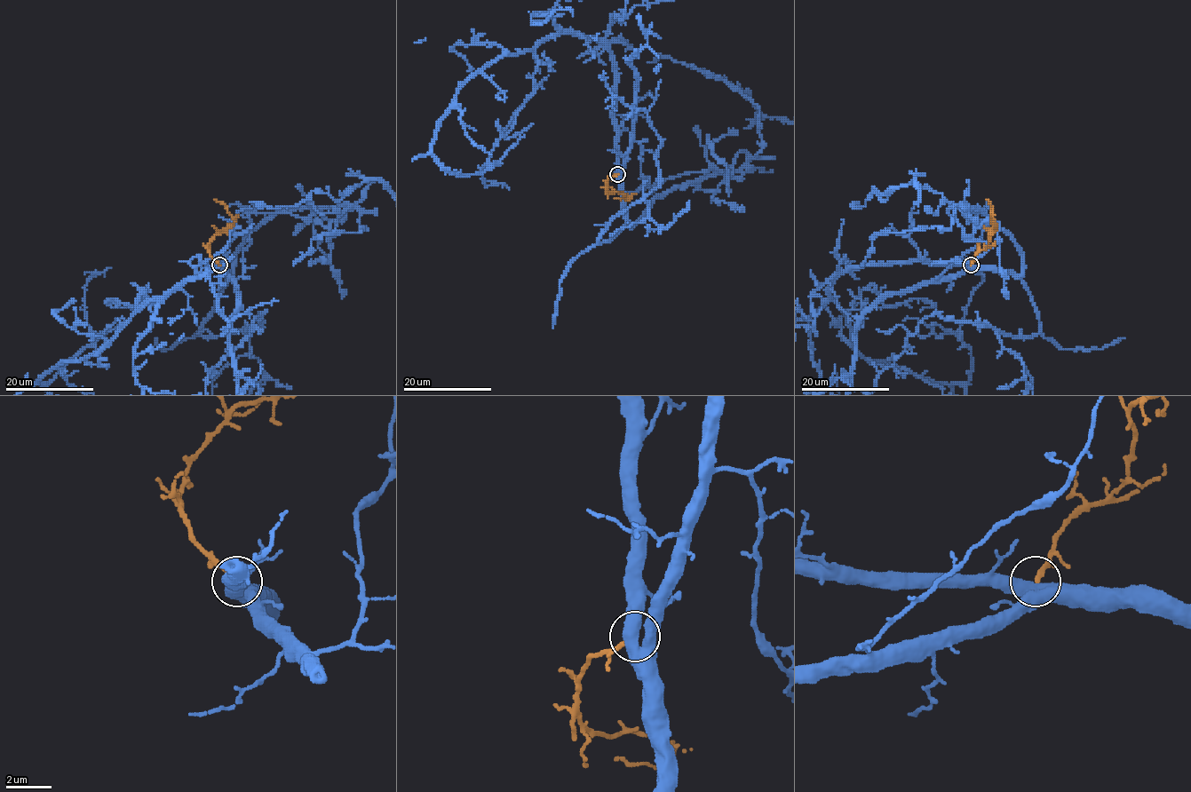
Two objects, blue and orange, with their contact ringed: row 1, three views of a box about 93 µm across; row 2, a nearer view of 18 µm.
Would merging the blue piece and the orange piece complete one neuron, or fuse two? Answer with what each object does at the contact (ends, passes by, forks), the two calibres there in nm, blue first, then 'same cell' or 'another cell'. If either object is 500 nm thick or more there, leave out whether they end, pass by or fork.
600/220 nm | another cell

